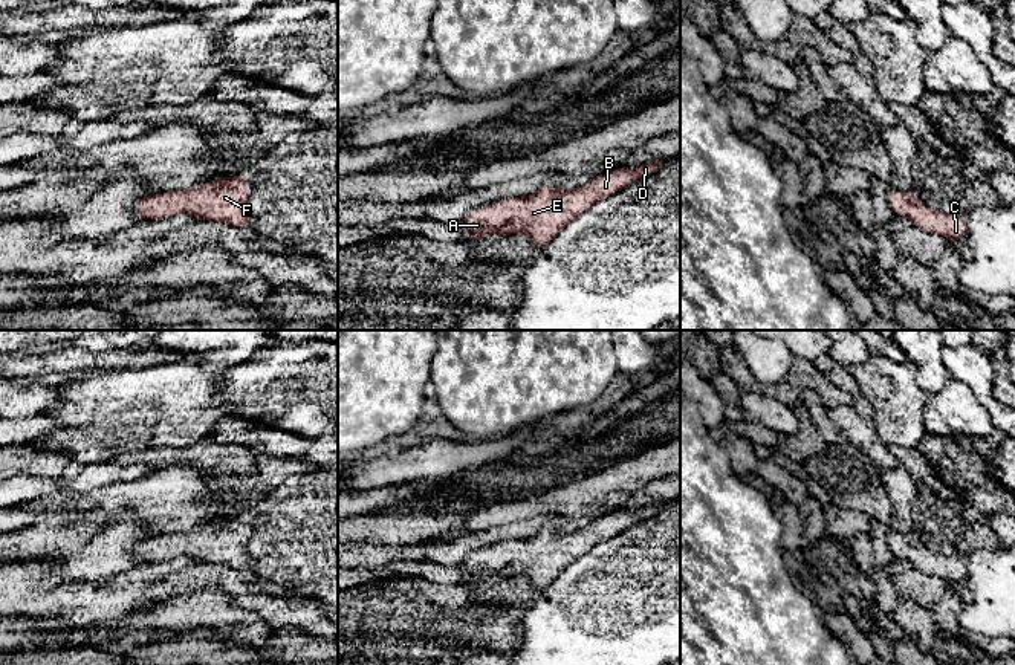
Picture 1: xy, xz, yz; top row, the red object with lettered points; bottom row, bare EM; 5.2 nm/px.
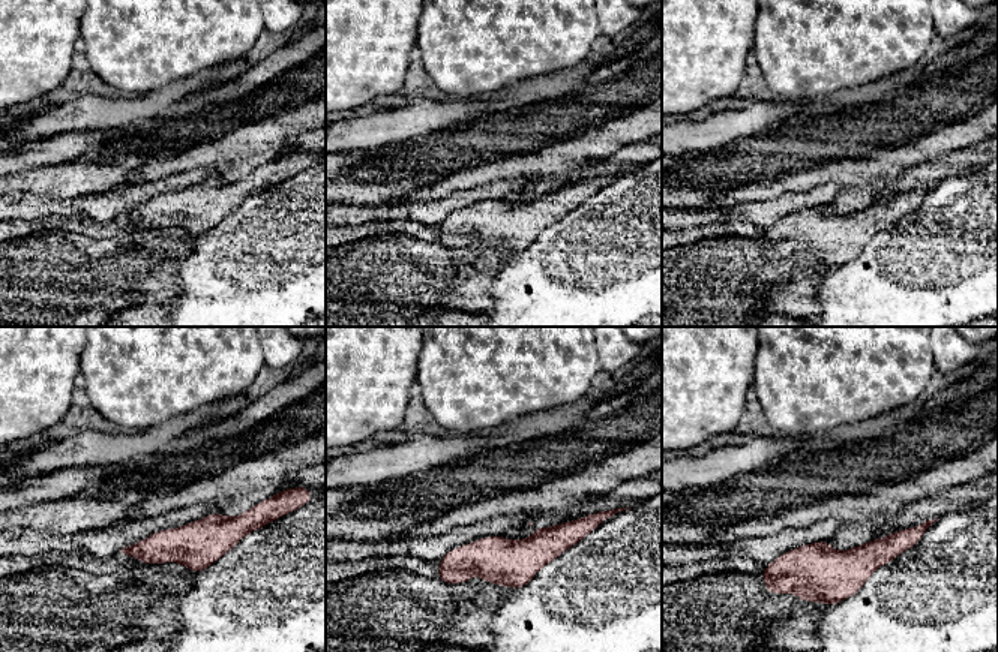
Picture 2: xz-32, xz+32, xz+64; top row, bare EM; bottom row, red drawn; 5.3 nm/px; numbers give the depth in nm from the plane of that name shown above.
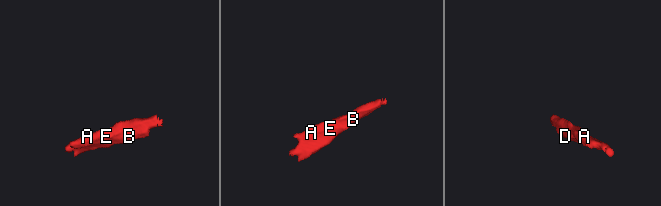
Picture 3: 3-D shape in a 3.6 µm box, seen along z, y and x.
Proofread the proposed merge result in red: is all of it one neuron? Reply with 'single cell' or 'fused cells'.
single cell

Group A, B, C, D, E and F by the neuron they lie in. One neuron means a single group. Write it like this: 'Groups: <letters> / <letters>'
Groups: A B C D E F

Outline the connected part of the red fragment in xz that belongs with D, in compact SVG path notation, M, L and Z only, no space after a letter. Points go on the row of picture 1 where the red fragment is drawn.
M650 161L628 168L619 165L573 190L566 190L558 183L544 185L530 196L501 199L486 208L471 211L459 226L475 242L488 234L514 235L523 232L535 248L543 249L601 199L650 176L663 164Z

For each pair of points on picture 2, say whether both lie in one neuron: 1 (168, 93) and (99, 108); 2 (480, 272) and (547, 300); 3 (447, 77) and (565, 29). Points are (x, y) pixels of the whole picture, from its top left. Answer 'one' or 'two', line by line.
1: one
2: two
3: one

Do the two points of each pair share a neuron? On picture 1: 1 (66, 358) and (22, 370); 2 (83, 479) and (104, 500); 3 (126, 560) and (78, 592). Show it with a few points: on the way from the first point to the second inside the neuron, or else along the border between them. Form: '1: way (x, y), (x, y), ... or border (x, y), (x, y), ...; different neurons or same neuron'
1: way (55, 366), (32, 366); same neuron
2: border (98, 486), (86, 496); different neurons
3: border (86, 578), (100, 580); different neurons

